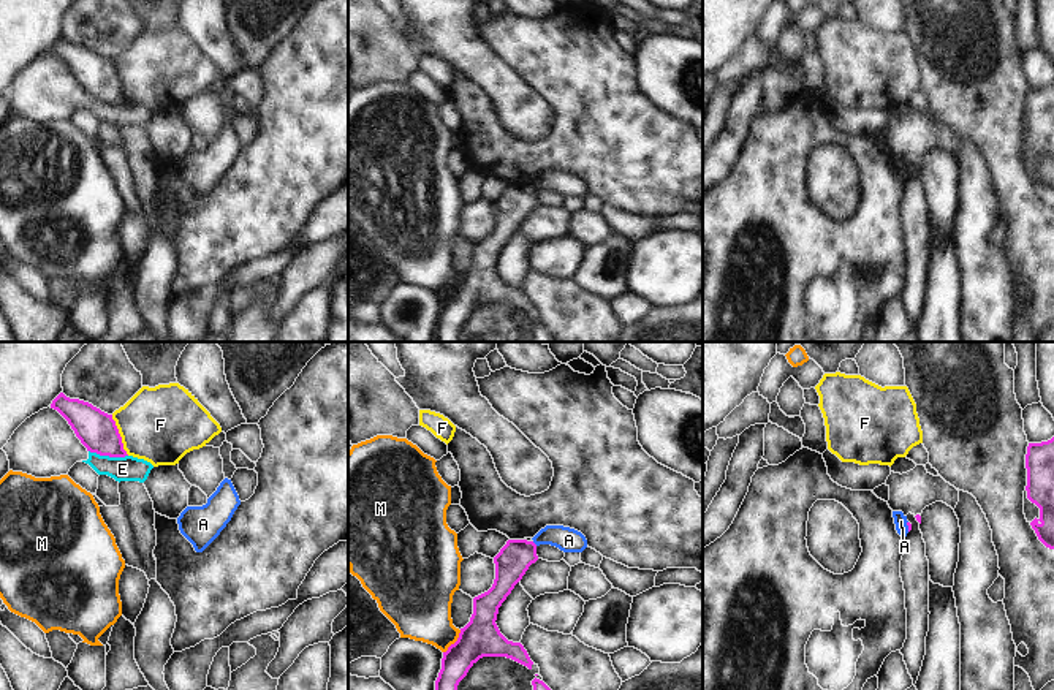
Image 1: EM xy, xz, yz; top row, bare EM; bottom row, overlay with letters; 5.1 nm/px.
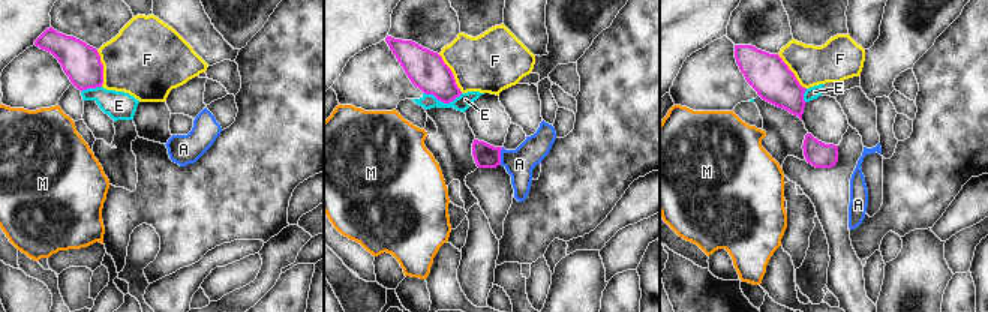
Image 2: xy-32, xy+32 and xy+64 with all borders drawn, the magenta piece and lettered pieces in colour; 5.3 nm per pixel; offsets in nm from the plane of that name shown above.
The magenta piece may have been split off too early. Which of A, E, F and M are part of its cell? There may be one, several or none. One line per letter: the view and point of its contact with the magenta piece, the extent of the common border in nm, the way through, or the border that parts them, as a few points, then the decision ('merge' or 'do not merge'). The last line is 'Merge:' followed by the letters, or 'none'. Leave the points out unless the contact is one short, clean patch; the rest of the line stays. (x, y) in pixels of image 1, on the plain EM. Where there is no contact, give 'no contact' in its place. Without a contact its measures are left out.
A: xz (534, 189) | 40 nm | along xz (532, 187), (537, 190) | do not merge
E: xy (108, 100) | 200 nm | along xy (89, 95), (98, 100), (127, 102) | do not merge
F: xy (119, 81) | 220 nm | do not merge
M: xz (456, 287) | 150 nm | do not merge
Merge: none

